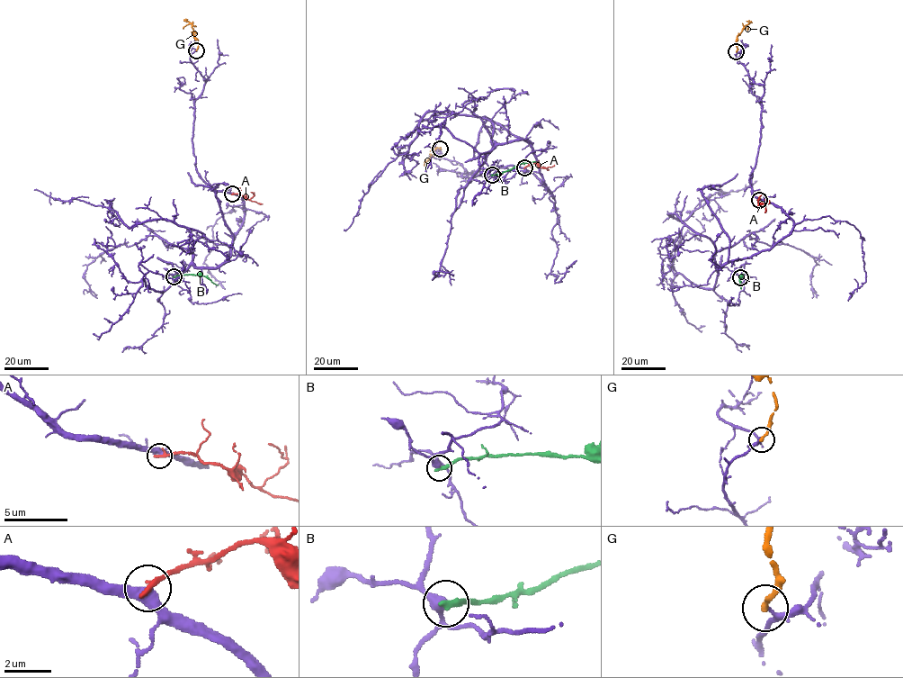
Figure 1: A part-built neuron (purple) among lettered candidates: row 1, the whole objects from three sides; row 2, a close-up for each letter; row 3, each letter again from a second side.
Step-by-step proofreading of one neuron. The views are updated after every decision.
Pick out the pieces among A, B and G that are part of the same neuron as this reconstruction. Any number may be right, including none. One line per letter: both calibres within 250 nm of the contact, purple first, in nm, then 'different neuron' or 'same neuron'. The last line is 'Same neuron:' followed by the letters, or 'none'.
A: 400 nm thick on the purple side, 280 nm on the other; different neuron
B: 320 nm thick on the purple side, 320 nm on the other; different neuron
G: 150 nm thick on the purple side, 240 nm on the other; different neuron
Same neuron: none

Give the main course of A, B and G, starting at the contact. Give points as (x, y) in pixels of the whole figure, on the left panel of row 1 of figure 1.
A: (232, 194), (238, 194), (262, 203)
B: (174, 276), (201, 275), (218, 284)
G: (196, 49), (198, 40), (192, 33), (192, 23), (183, 29)

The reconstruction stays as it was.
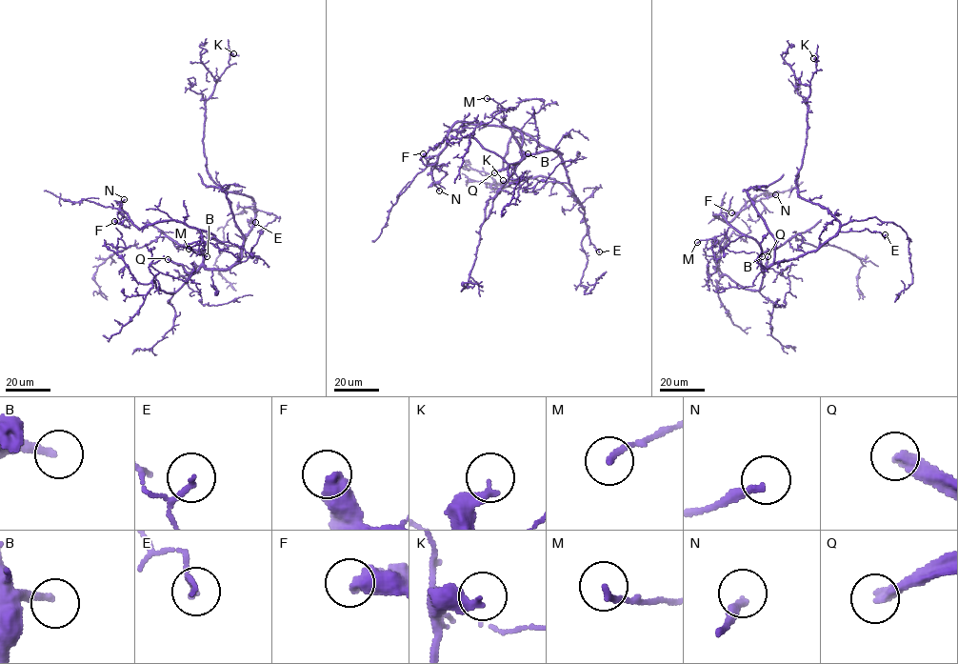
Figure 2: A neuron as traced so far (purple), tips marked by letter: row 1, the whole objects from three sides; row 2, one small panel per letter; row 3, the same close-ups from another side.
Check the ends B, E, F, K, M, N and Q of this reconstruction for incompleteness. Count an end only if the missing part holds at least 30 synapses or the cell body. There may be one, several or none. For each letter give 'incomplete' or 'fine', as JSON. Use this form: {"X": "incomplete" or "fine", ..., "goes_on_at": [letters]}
{"B": "incomplete", "E": "fine", "F": "fine", "K": "fine", "M": "fine", "N": "fine", "Q": "incomplete", "goes_on_at": ["B", "Q"]}

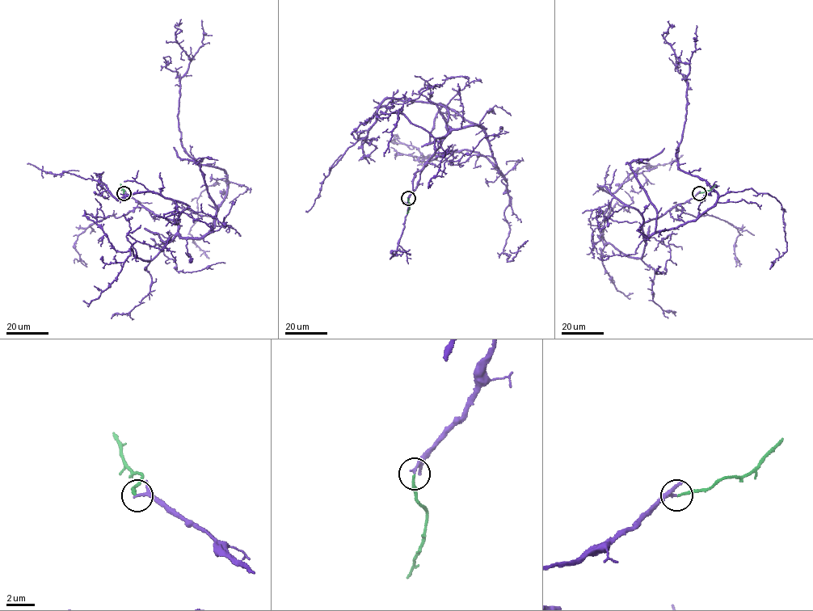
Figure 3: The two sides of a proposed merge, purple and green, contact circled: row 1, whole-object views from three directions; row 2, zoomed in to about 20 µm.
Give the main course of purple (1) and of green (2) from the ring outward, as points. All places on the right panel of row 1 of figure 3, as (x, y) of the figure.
1: (699, 193), (646, 221), (643, 237), (692, 221), (718, 195), (677, 168), (689, 66), (663, 37), (669, 20)
2: (699, 193), (709, 190), (714, 184)

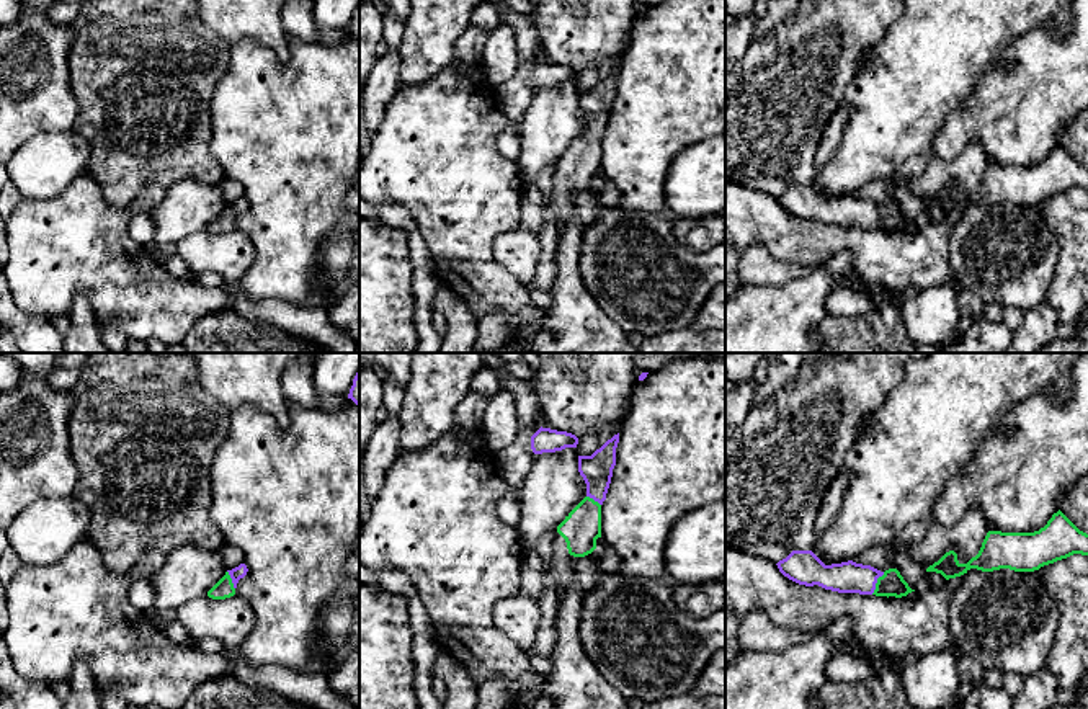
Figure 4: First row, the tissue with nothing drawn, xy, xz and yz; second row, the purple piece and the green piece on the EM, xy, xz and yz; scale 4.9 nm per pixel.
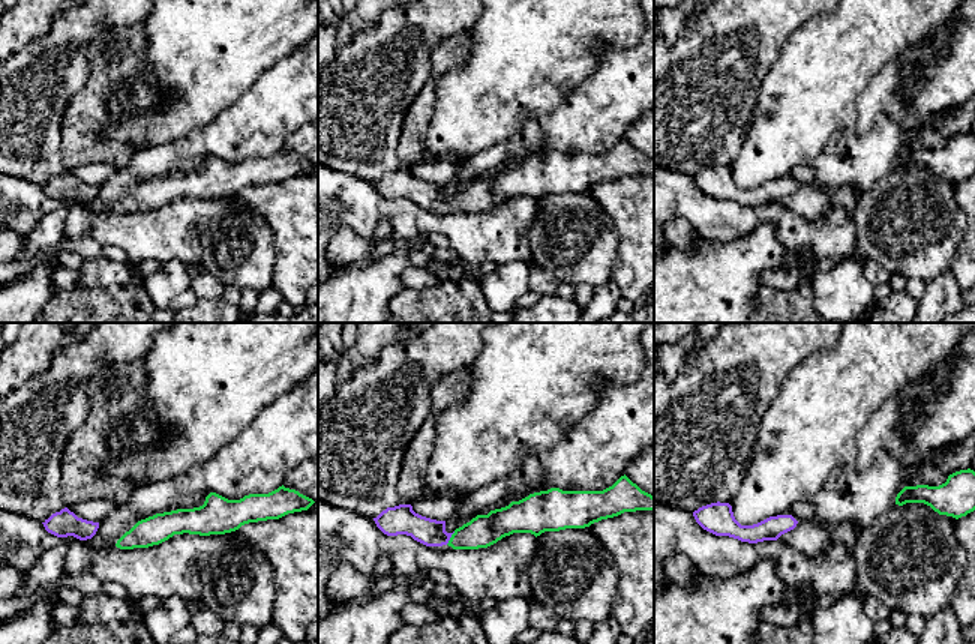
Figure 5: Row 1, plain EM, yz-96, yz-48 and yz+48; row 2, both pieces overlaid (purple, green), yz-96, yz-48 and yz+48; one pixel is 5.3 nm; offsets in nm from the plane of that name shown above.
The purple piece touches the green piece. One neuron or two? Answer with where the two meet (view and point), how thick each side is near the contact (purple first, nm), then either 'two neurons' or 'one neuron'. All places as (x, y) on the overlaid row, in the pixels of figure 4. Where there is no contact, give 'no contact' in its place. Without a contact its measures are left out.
yz (876, 582) | 160/120 nm | one neuron

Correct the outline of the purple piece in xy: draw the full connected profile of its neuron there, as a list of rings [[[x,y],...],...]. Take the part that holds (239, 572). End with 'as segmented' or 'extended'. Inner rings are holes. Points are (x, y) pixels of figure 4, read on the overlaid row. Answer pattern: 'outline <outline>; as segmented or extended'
outline [[[245,564],[227,570],[225,575],[207,591],[212,600],[225,600],[235,595],[235,588],[240,578],[247,575],[248,569]]]; extended

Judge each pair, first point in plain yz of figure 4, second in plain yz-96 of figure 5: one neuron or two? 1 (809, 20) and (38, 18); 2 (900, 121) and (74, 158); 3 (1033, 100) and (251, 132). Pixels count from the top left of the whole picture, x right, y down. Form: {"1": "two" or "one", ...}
{"1": "two", "2": "two", "3": "one"}

